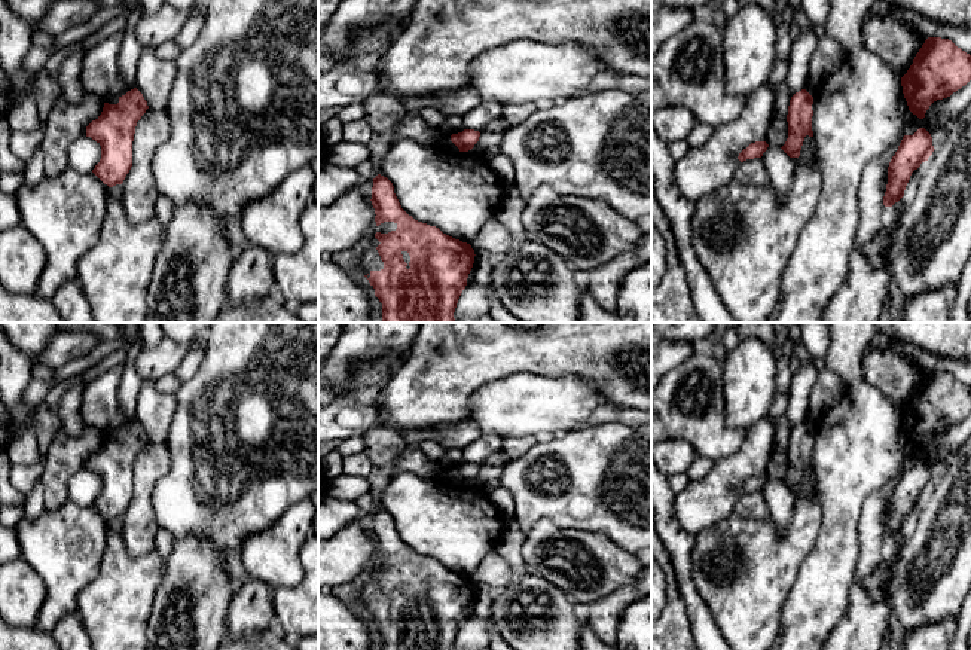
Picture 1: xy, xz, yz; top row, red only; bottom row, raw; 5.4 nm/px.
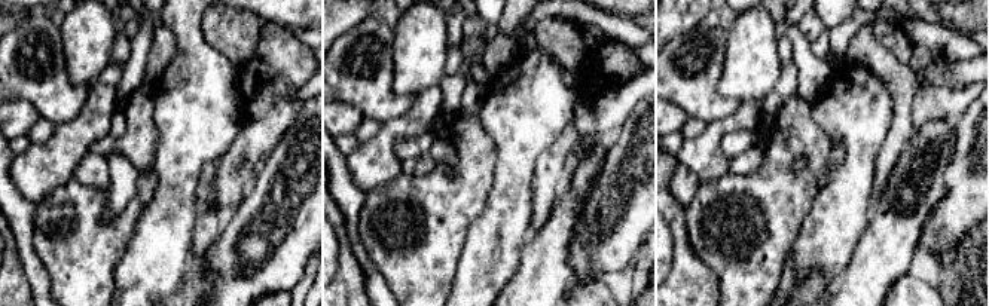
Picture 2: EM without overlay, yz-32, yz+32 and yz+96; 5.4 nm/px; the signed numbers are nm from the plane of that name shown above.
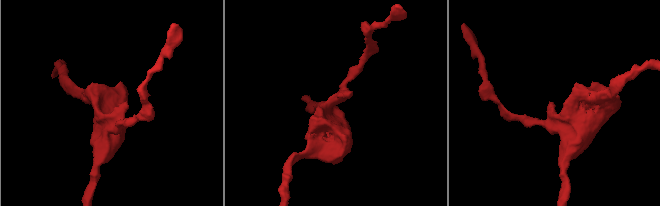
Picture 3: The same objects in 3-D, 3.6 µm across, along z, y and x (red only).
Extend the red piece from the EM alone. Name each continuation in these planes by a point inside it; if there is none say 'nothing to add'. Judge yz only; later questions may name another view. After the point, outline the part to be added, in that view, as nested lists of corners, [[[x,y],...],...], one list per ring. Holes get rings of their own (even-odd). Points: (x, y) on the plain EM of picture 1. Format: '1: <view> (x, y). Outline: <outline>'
nothing to add

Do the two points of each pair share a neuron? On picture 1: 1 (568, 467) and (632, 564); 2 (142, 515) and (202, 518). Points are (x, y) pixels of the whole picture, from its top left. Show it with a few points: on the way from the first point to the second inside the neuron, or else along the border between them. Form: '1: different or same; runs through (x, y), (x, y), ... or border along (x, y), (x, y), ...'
1: different; border along (592, 531), (605, 534), (623, 549), (635, 554)
2: different; border along (159, 481), (152, 494), (152, 512), (158, 527)

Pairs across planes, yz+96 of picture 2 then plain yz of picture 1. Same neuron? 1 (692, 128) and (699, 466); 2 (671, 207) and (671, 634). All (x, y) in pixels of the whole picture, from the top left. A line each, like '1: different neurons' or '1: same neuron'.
1: same neuron
2: same neuron

